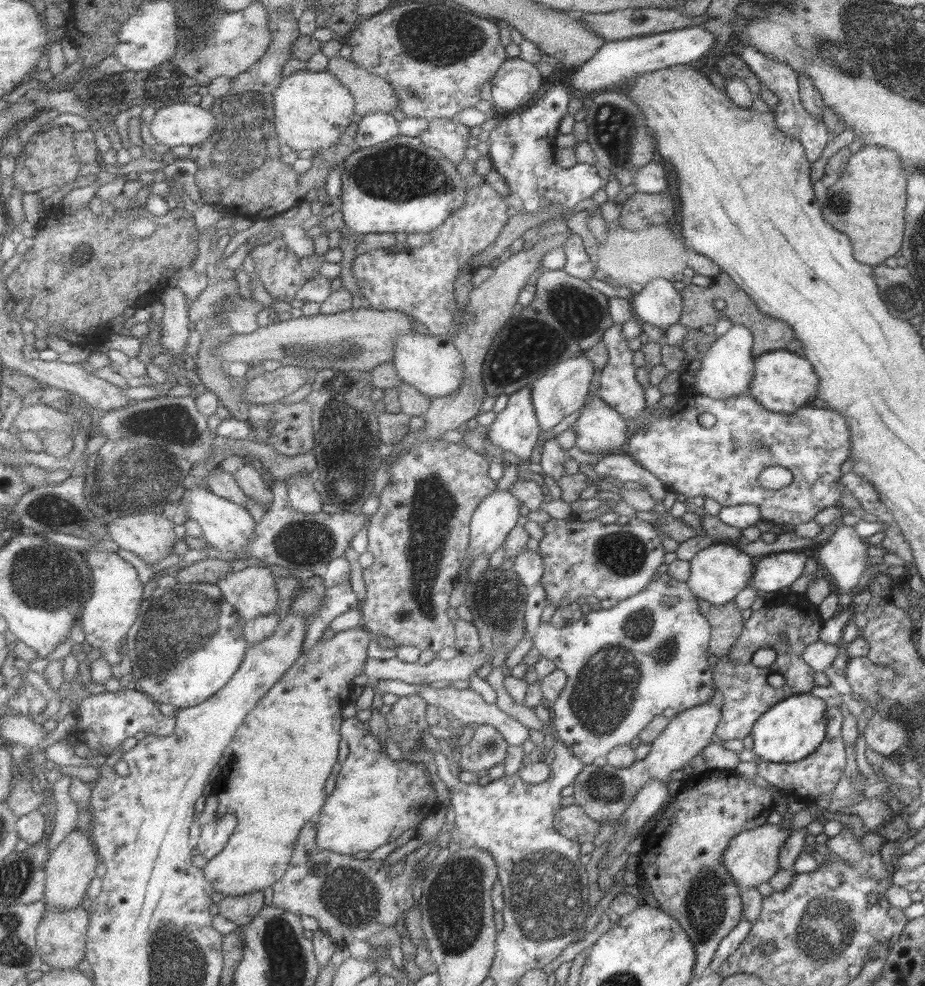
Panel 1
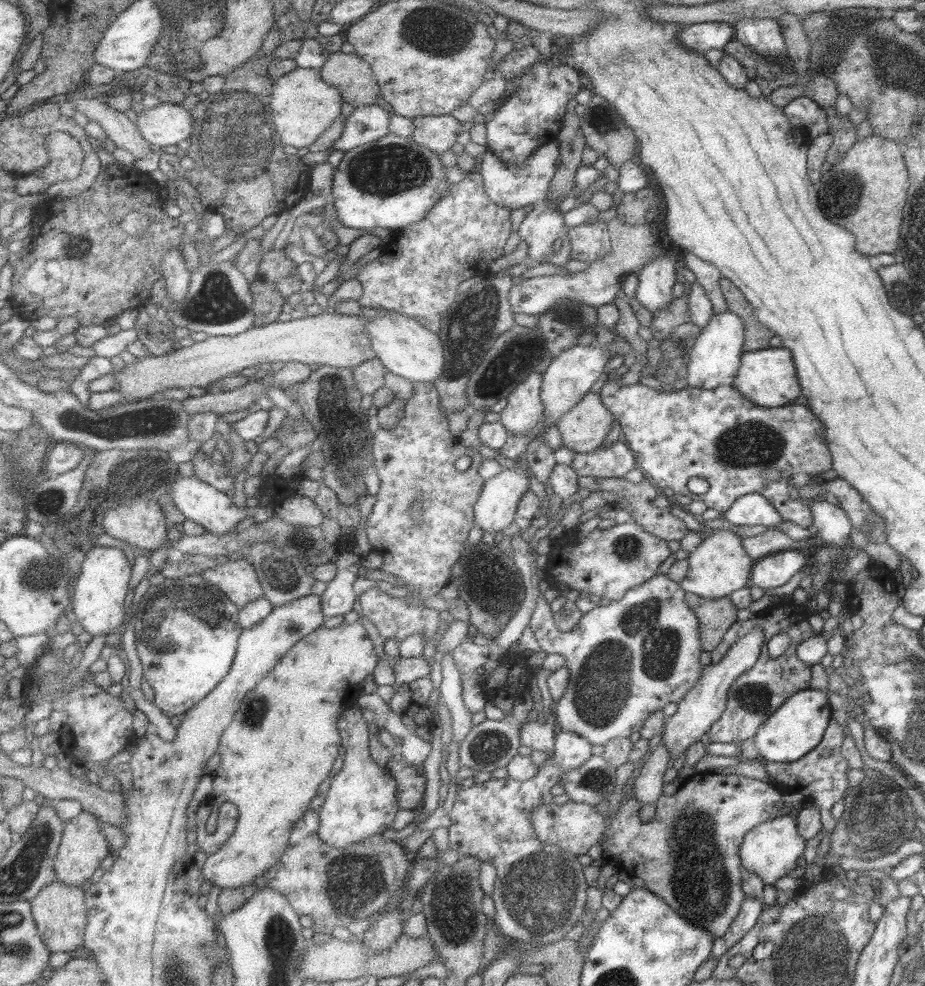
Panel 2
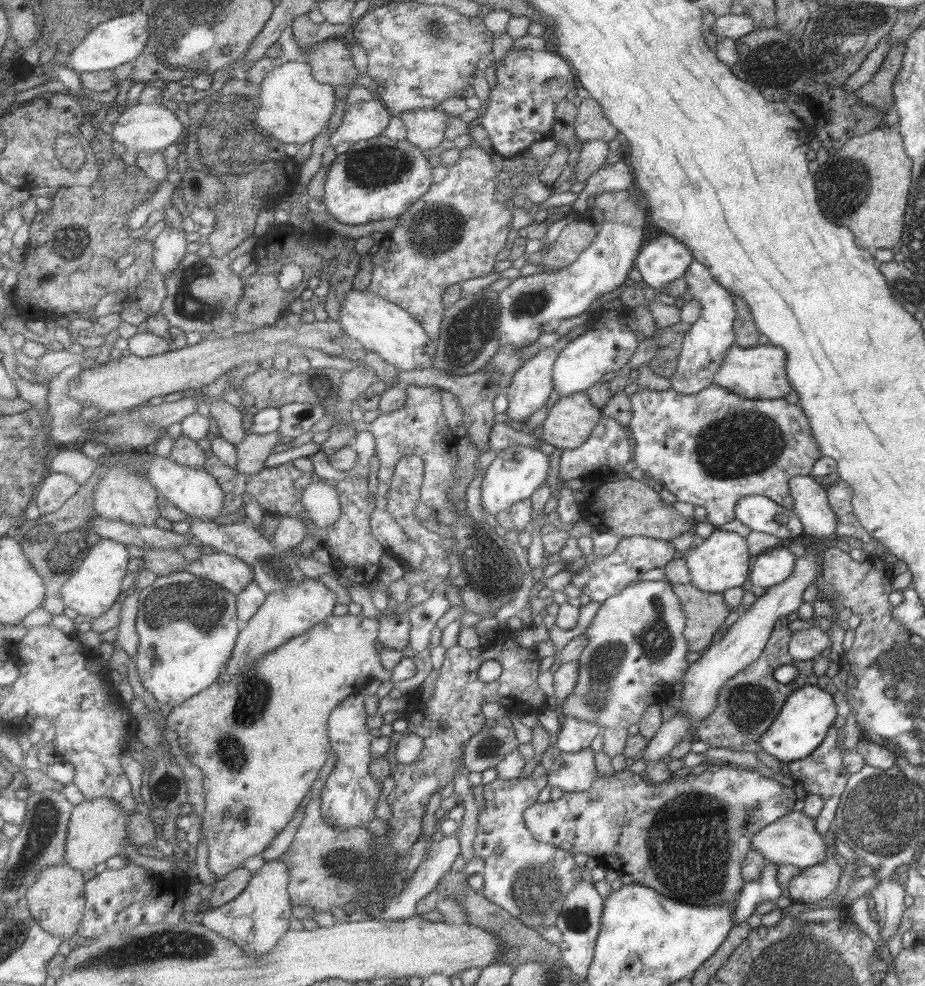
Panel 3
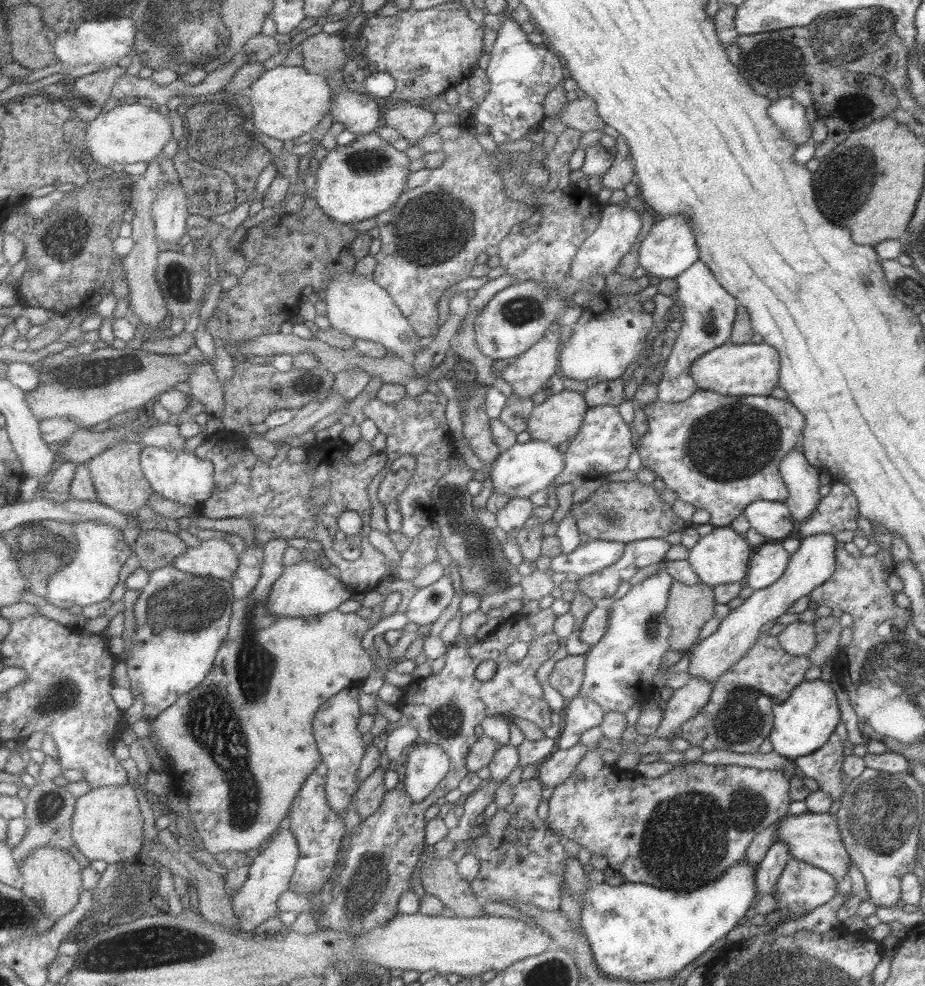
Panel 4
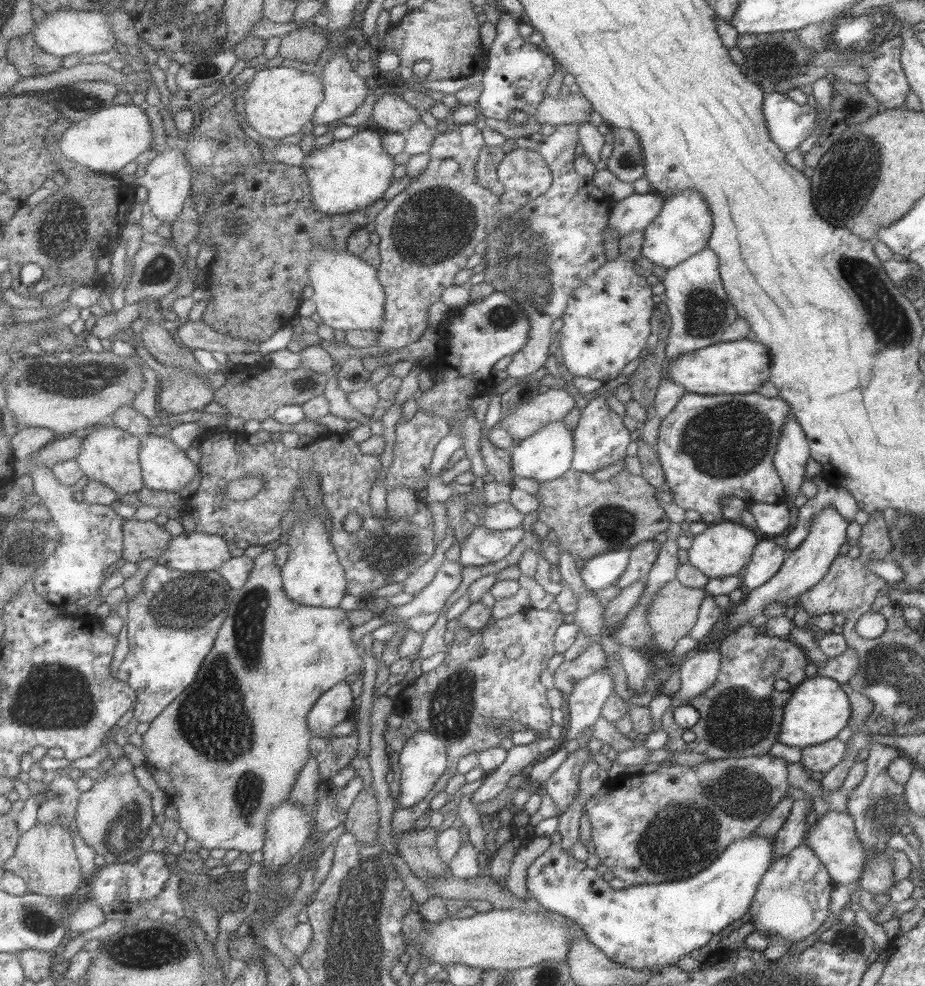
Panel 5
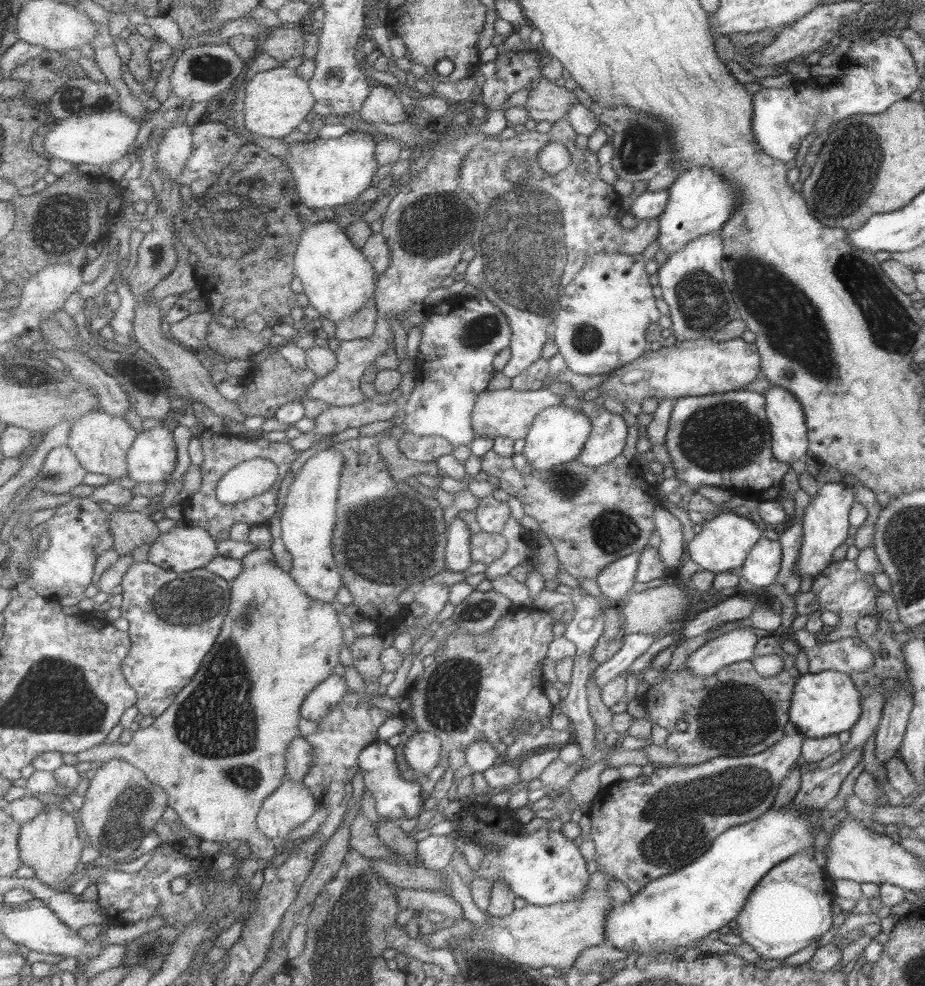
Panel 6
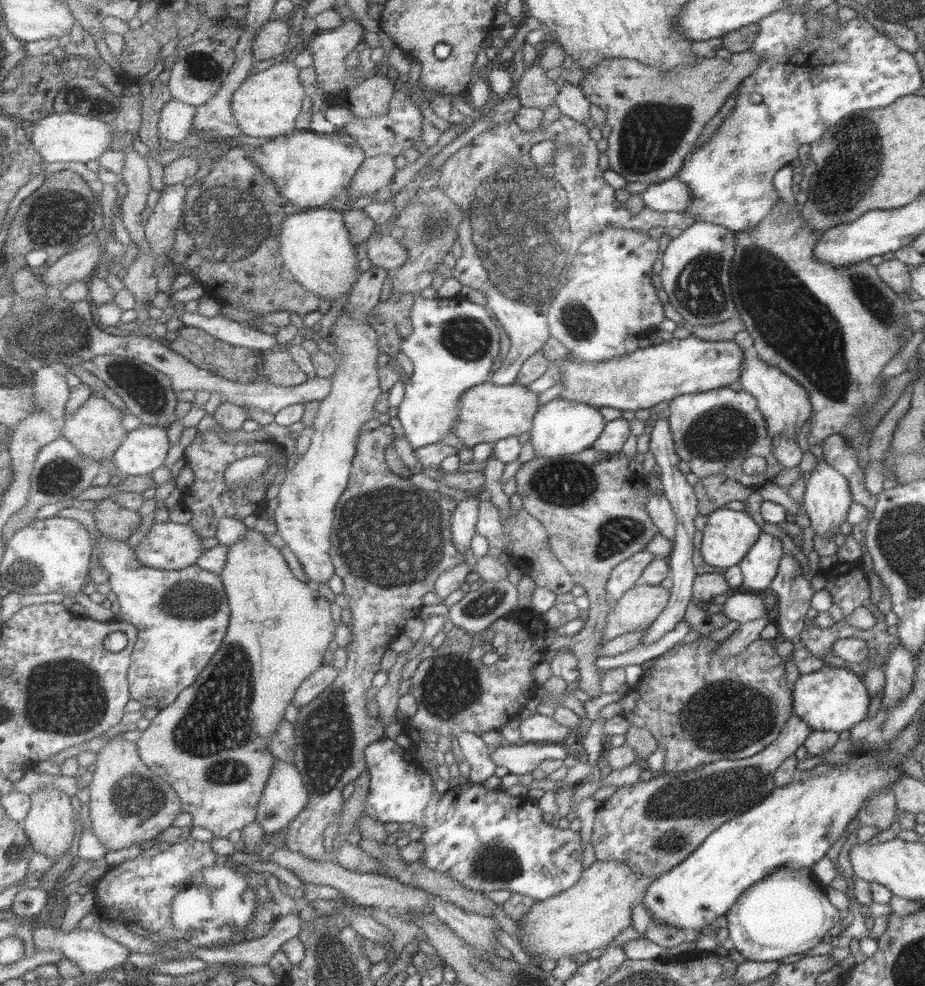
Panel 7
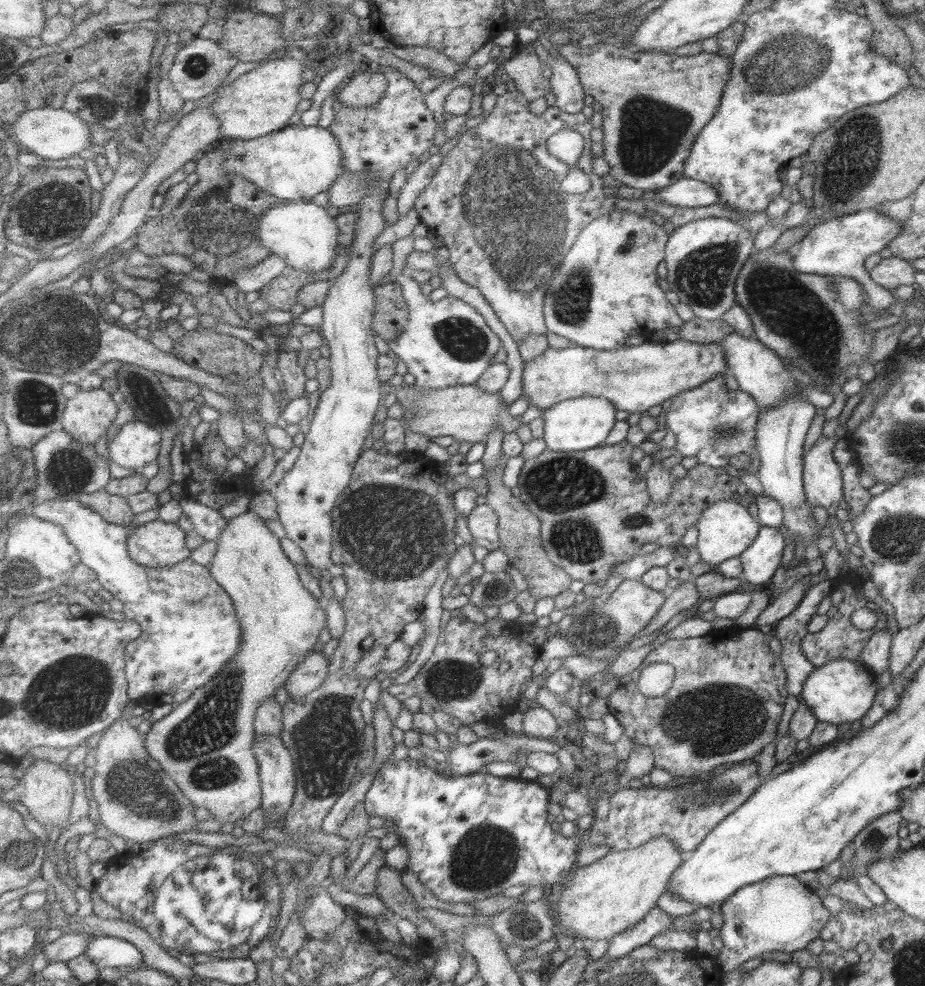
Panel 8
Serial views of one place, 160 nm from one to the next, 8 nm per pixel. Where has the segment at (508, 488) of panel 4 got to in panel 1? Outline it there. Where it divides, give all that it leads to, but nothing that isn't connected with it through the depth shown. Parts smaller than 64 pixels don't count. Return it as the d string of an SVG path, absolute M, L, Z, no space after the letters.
M496 490L488 496L472 518L468 548L471 561L481 554L495 554L503 546L507 532L516 525L517 518L517 499L509 491Z

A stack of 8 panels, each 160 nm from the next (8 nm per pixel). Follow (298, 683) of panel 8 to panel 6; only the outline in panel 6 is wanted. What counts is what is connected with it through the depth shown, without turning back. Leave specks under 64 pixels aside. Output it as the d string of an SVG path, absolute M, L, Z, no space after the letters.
M333 675L325 683L321 683L307 697L301 708L301 716L307 720L321 723L341 701L347 697L350 688L344 677Z

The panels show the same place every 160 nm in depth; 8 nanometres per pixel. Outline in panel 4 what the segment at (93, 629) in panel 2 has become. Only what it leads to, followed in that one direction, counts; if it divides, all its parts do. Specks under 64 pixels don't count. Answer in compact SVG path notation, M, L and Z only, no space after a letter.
M73 522L80 547L73 562L62 566L51 578L47 602L59 608L89 606L111 598L115 586L121 582L123 564L134 554L133 547L125 541L120 528L100 522Z

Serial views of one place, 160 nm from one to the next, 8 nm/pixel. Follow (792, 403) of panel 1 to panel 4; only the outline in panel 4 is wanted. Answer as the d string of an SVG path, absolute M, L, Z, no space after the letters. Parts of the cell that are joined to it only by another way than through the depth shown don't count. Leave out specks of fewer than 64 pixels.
M766 342L720 344L700 356L691 365L690 375L698 389L718 392L727 396L767 396L778 386L780 356Z

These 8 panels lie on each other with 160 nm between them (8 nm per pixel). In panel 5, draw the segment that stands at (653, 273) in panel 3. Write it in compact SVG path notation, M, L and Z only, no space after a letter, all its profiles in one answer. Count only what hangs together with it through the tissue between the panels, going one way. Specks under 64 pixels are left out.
M683 191L665 199L660 214L642 231L640 255L653 266L662 266L666 269L677 267L683 260L694 256L706 246L712 226L709 207L701 199L701 195L695 191Z

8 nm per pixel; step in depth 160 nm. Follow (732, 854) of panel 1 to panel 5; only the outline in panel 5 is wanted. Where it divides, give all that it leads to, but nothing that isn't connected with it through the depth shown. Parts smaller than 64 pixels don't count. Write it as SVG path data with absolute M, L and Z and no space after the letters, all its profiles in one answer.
M831 810L818 816L813 825L806 827L804 843L817 856L820 863L827 869L831 880L837 885L849 886L863 874L864 860L874 856L872 850L864 850L856 837L854 822L846 812Z

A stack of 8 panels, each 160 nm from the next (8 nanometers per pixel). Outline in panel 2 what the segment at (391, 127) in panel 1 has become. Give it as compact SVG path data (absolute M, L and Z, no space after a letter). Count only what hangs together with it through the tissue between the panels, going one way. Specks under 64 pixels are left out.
M376 104L355 108L347 120L343 136L335 141L335 146L346 152L363 144L381 140L391 133L391 113Z

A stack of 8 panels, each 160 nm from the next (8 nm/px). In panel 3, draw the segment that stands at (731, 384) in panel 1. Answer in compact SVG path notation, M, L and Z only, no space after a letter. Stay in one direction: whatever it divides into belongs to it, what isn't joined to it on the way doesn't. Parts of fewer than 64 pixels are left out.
M694 259L684 276L687 292L700 302L701 313L699 319L691 324L687 333L683 335L675 372L669 378L671 381L669 389L683 394L695 394L712 383L712 378L719 370L727 349L734 343L735 332L732 329L736 316L735 304L729 290L715 282L707 268Z

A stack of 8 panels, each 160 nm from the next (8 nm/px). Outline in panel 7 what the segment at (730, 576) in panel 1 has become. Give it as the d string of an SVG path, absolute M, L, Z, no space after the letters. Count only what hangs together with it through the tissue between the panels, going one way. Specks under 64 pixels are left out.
M723 506L706 515L706 523L702 529L702 539L698 550L705 564L726 569L734 564L739 564L751 545L755 544L759 534L761 534L761 529L751 519L751 514L747 513L746 509L735 511Z

